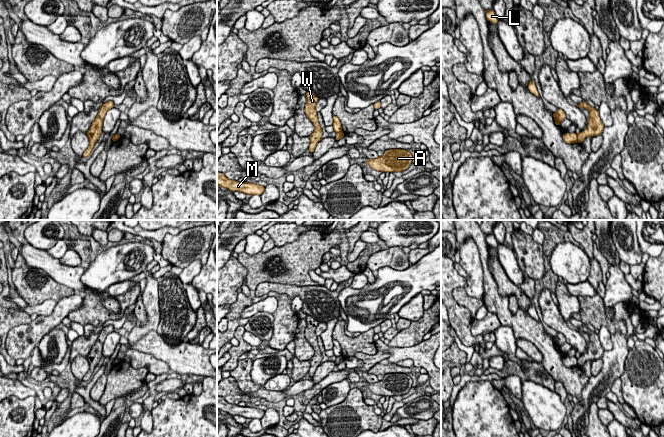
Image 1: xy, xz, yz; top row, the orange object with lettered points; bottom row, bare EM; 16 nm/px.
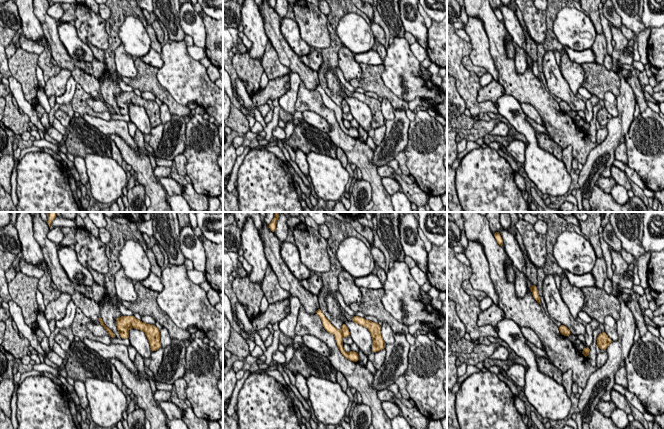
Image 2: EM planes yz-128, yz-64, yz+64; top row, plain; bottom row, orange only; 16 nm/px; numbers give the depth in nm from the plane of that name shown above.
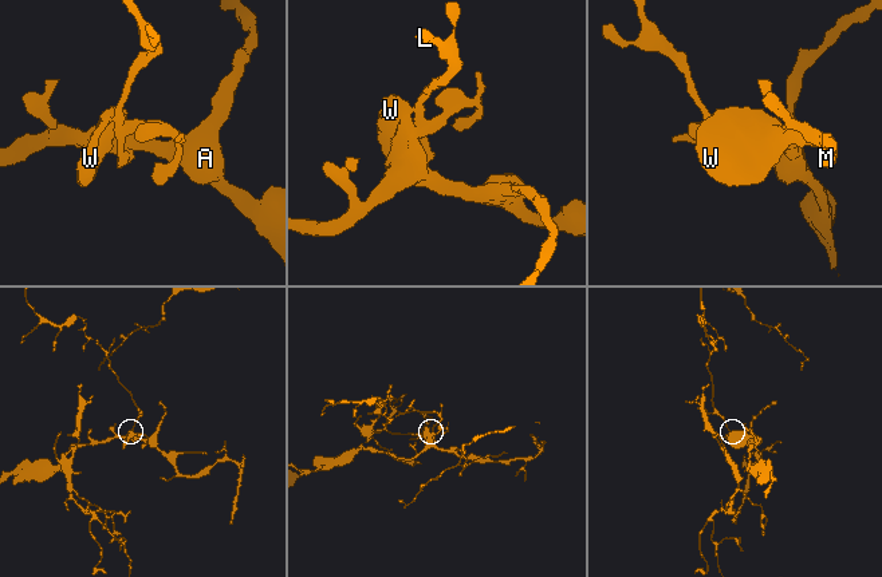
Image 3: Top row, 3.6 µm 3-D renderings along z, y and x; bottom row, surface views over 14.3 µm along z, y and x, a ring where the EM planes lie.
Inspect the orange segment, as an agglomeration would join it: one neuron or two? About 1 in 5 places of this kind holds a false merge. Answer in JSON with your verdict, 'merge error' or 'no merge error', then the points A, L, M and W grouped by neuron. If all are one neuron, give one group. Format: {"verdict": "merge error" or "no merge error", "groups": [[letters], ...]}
{"verdict": "merge error", "groups": [["A", "M", "W"], ["L"]]}

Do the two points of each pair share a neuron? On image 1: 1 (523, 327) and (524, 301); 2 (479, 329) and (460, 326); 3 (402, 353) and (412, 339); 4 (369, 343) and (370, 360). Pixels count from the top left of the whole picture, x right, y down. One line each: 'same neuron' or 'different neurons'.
1: different neurons
2: different neurons
3: different neurons
4: different neurons

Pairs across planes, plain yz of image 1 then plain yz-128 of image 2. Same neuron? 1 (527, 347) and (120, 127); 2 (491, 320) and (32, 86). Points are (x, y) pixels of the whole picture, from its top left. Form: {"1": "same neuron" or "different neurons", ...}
{"1": "same neuron", "2": "different neurons"}

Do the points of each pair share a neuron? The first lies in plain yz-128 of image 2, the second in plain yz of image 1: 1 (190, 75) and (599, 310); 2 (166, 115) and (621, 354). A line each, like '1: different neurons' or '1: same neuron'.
1: different neurons
2: different neurons

